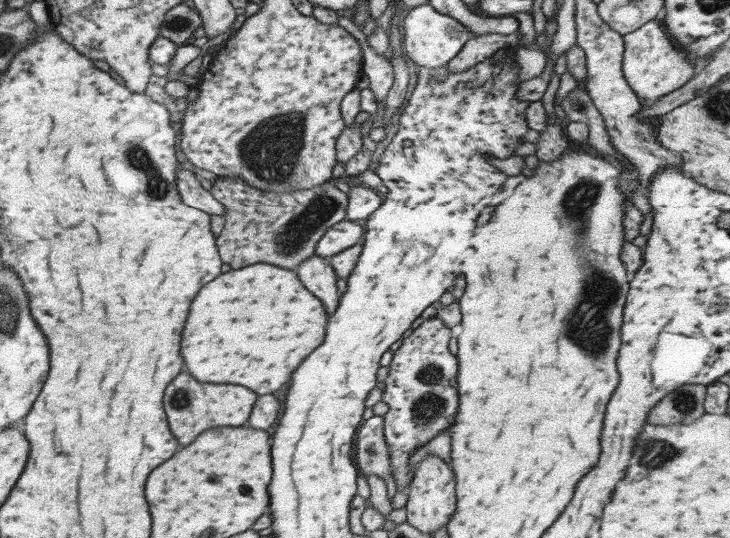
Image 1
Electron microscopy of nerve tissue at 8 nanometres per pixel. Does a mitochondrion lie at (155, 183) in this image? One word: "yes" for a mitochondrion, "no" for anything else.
yes

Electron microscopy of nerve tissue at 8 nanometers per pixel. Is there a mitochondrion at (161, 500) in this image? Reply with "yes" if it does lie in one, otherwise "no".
no

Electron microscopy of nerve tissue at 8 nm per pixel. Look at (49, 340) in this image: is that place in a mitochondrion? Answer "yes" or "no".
no

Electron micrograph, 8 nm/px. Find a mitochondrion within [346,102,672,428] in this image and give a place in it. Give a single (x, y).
(589, 326)

